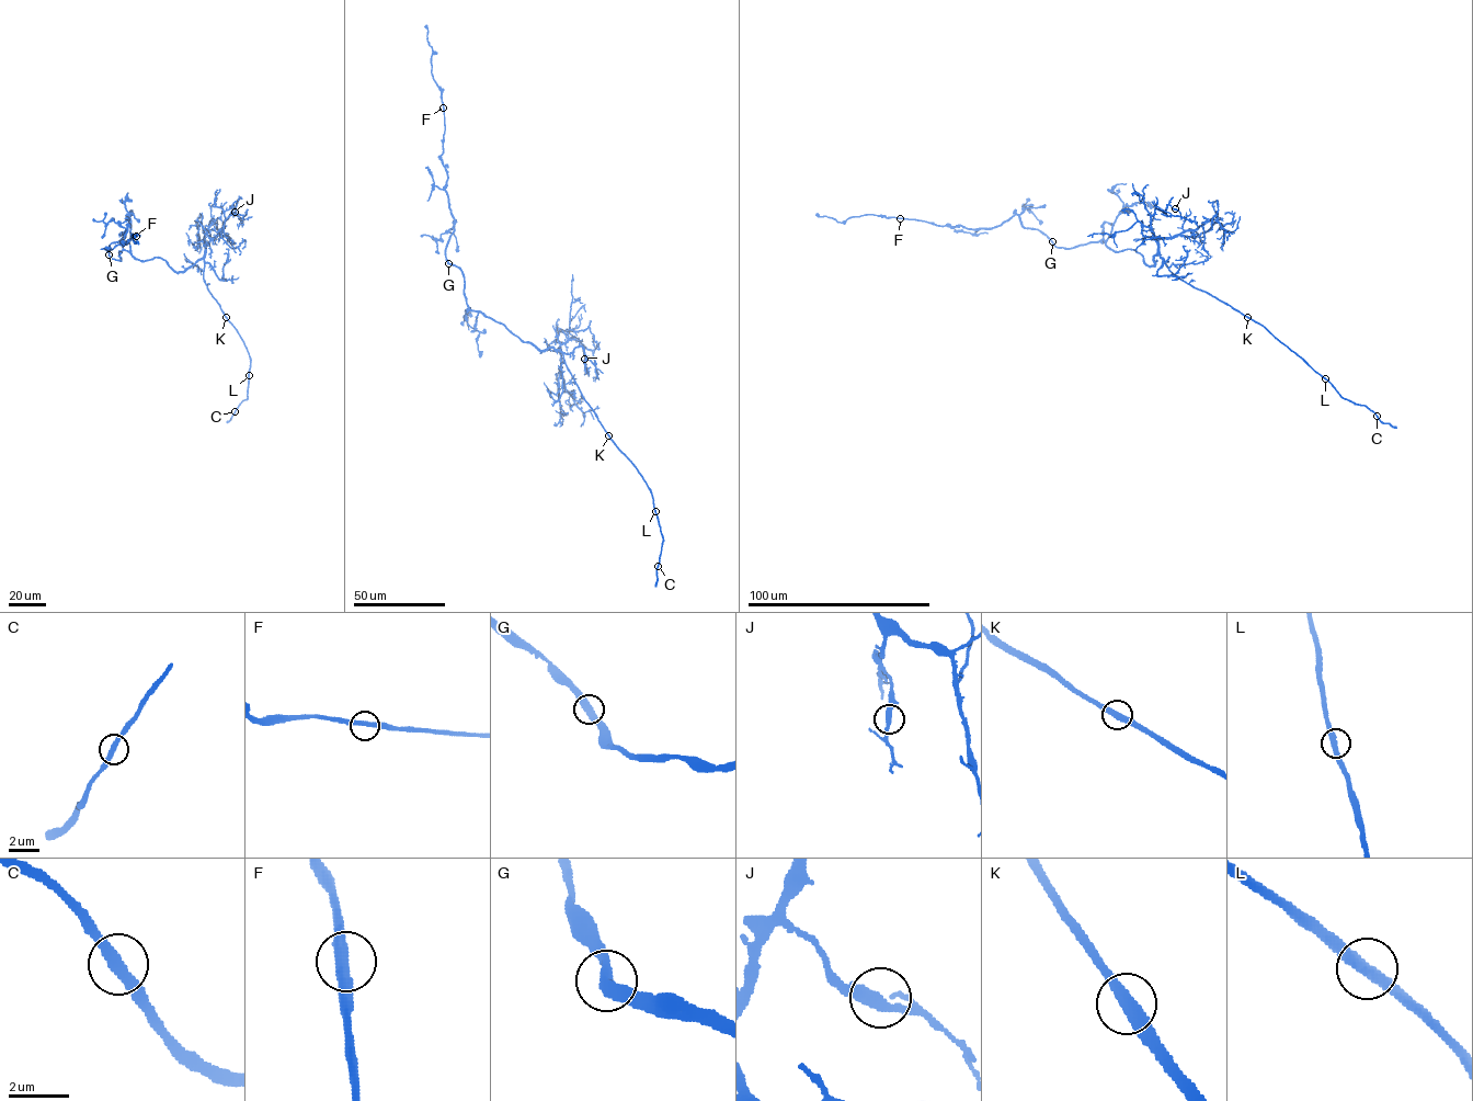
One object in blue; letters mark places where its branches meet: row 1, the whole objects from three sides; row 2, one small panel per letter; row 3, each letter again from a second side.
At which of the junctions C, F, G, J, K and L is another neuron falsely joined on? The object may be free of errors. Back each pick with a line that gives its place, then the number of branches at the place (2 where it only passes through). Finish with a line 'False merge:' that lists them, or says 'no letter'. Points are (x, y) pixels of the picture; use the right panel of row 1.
False merge: no letter

